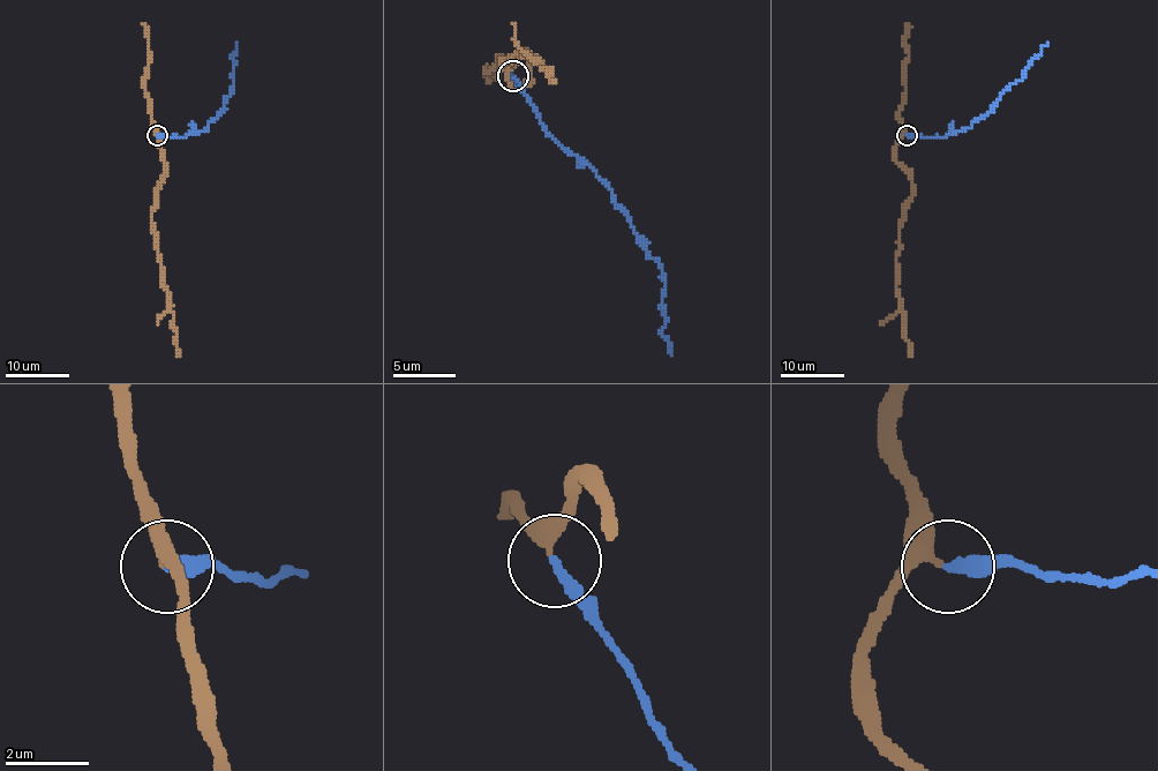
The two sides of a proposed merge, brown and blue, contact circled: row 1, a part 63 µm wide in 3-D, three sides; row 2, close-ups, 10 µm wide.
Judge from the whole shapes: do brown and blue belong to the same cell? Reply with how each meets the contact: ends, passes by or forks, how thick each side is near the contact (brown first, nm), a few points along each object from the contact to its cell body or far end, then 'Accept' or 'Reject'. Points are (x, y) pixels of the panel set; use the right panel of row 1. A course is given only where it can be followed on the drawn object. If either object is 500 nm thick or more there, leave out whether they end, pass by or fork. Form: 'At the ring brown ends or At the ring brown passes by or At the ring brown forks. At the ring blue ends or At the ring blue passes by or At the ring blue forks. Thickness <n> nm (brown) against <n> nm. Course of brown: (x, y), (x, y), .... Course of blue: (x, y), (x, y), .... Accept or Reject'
At the ring brown passes by. At the ring blue ends. Thickness 280 nm (brown) against 320 nm. Course of brown: (905, 135), (900, 139), (895, 149), (895, 161), (911, 178), (896, 262), (896, 290), (909, 357). Course of blue: (908, 135), (934, 139), (969, 127), (1023, 76), (1027, 67), (1049, 43). Accept

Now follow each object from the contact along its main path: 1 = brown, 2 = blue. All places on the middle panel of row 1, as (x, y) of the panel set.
1: (511, 73), (521, 51), (527, 76), (521, 82), (511, 82), (502, 64), (514, 54), (527, 54), (555, 80)
2: (511, 76), (546, 129), (593, 171), (662, 270), (662, 312), (671, 356)

